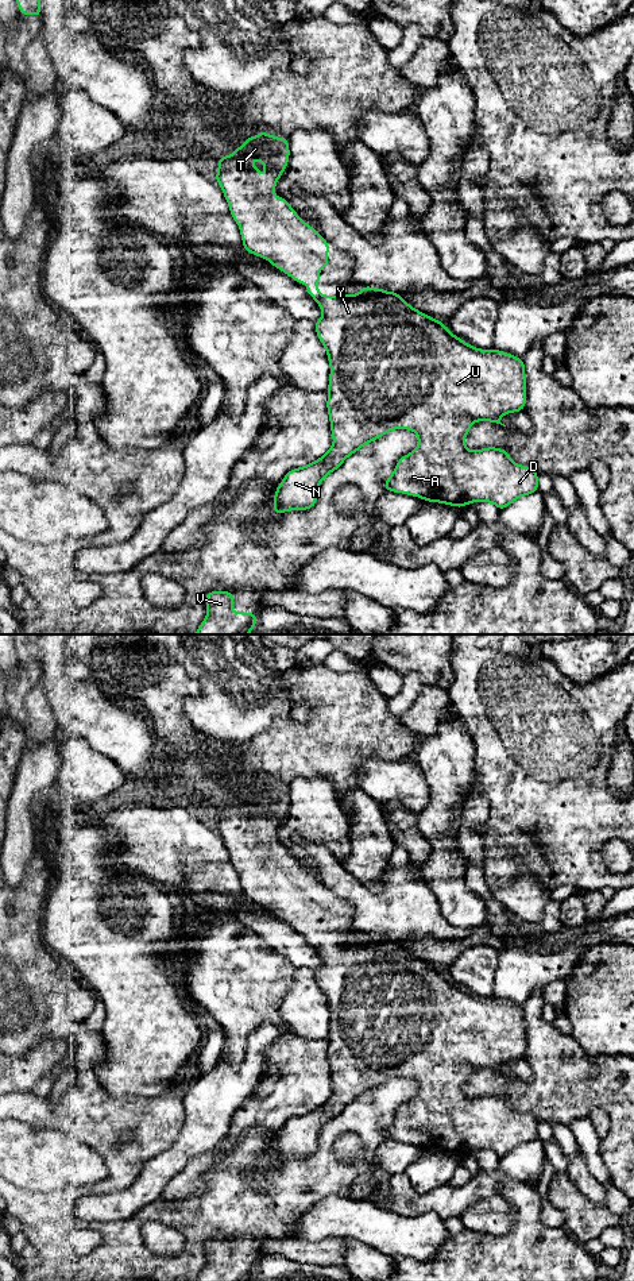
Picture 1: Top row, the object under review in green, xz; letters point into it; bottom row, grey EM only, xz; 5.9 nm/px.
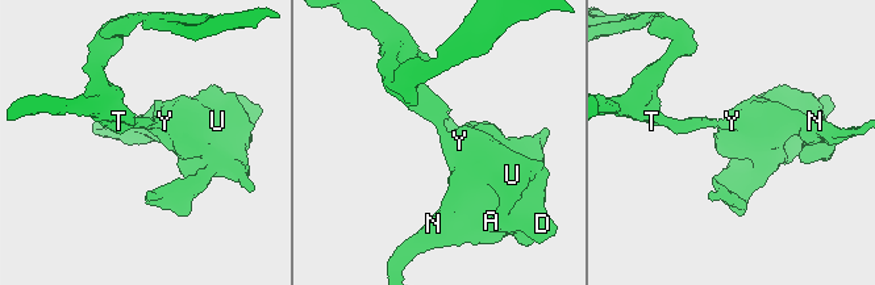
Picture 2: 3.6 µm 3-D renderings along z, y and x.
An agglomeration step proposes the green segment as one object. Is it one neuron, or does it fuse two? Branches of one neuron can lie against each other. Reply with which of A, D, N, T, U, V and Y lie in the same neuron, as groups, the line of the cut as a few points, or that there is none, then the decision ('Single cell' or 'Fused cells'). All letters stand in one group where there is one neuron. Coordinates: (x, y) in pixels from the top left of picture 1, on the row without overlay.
Groups: A D N T U V Y. No split. Single cell

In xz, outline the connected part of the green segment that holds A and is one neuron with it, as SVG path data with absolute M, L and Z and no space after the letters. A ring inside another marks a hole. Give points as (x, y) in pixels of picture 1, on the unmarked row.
M260 779L254 786L247 786L243 795L233 796L233 803L225 803L217 809L219 819L214 827L228 849L229 863L240 875L243 895L250 902L267 907L299 933L309 933L305 938L322 958L322 965L314 971L314 975L330 1012L326 1056L333 1093L320 1107L285 1123L277 1135L272 1160L279 1162L287 1158L313 1155L317 1151L317 1137L324 1126L336 1119L349 1103L359 1099L364 1092L382 1085L391 1077L415 1080L418 1093L413 1100L398 1108L394 1120L384 1130L387 1139L403 1141L428 1150L441 1150L457 1155L479 1149L491 1150L499 1158L522 1143L538 1139L537 1119L529 1114L515 1112L507 1099L495 1095L471 1099L464 1092L464 1087L475 1069L492 1069L506 1074L500 1070L503 1062L523 1058L526 1052L523 1008L499 998L480 998L469 993L455 984L444 971L414 957L395 939L363 934L357 942L339 941L337 945L320 942L317 934L320 917L326 917L330 912L325 906L330 900L328 890L298 865L287 848L274 842L274 836L290 805L289 788ZM256 807L264 811L264 825L254 813L241 813L246 809L252 811Z

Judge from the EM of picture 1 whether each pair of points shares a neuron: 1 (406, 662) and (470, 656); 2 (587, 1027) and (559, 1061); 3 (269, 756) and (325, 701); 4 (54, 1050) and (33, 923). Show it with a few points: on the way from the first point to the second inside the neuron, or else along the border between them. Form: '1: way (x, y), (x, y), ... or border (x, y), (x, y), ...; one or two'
1: border (453, 648), (453, 682), (447, 689); two
2: border (571, 1036), (584, 1052); two
3: way (286, 751), (320, 718); one
4: border (68, 1038), (43, 1038), (23, 1053); two

